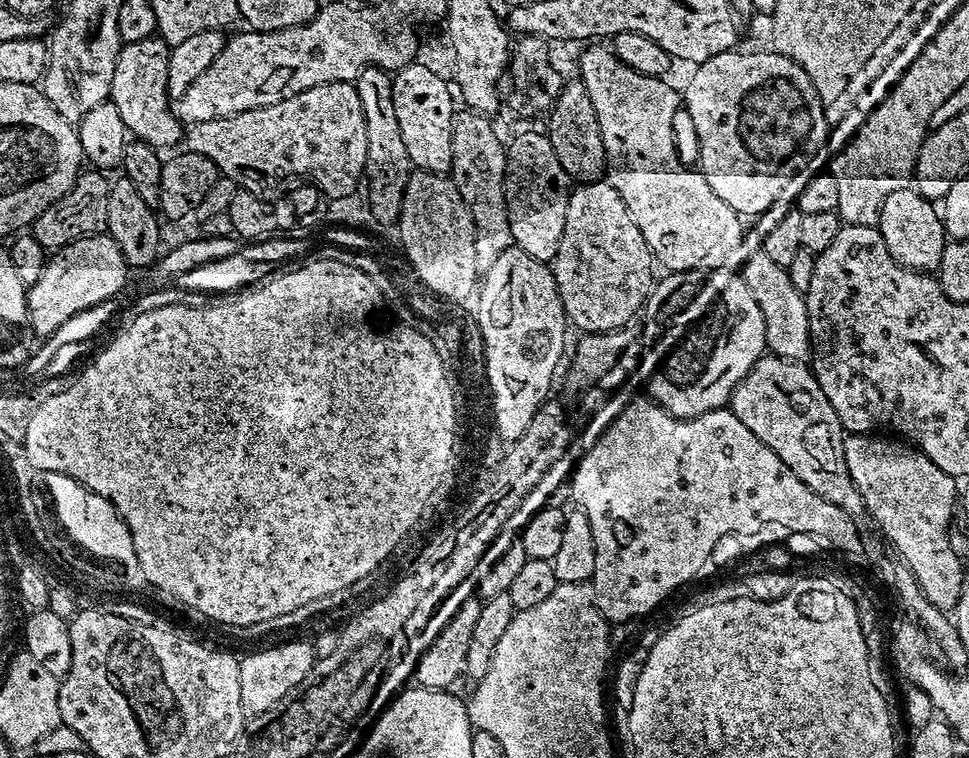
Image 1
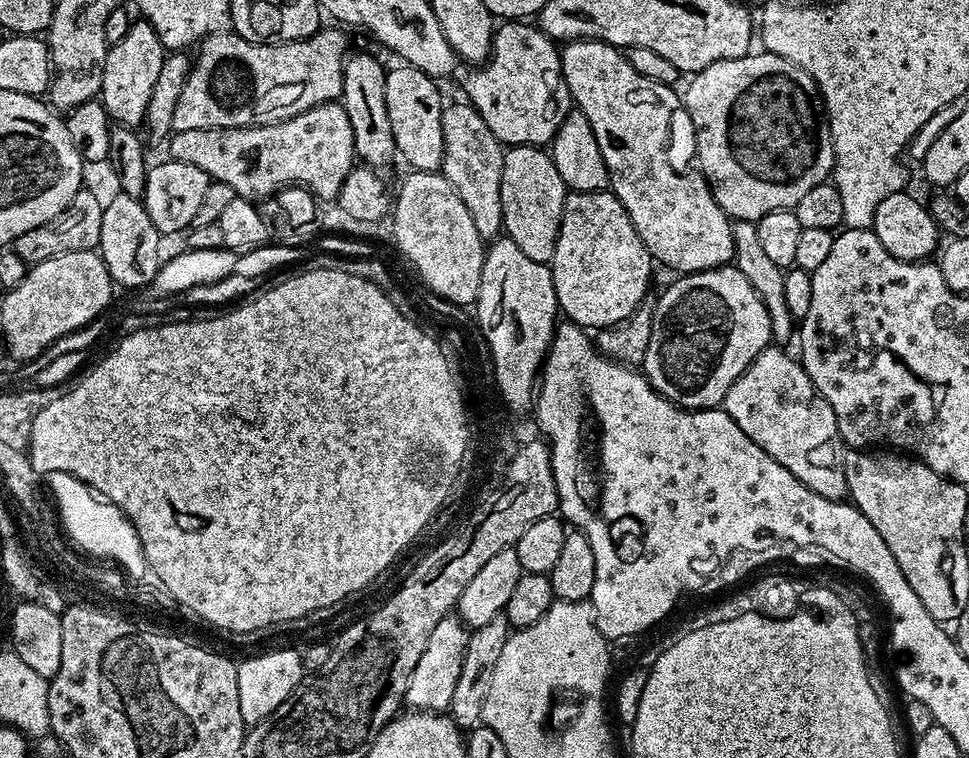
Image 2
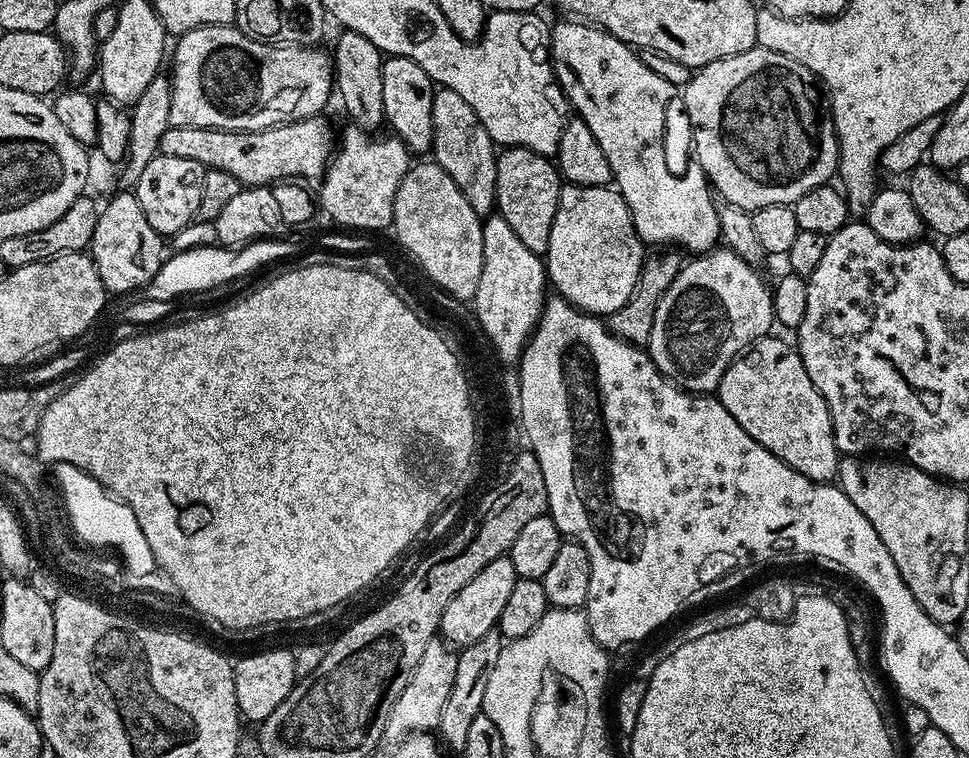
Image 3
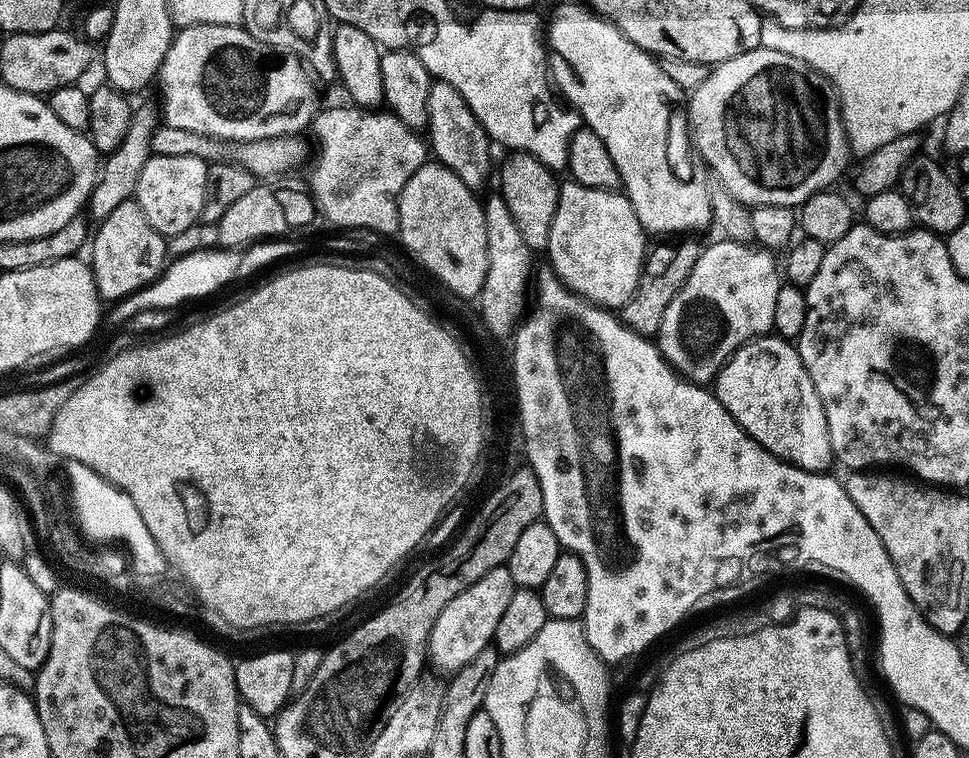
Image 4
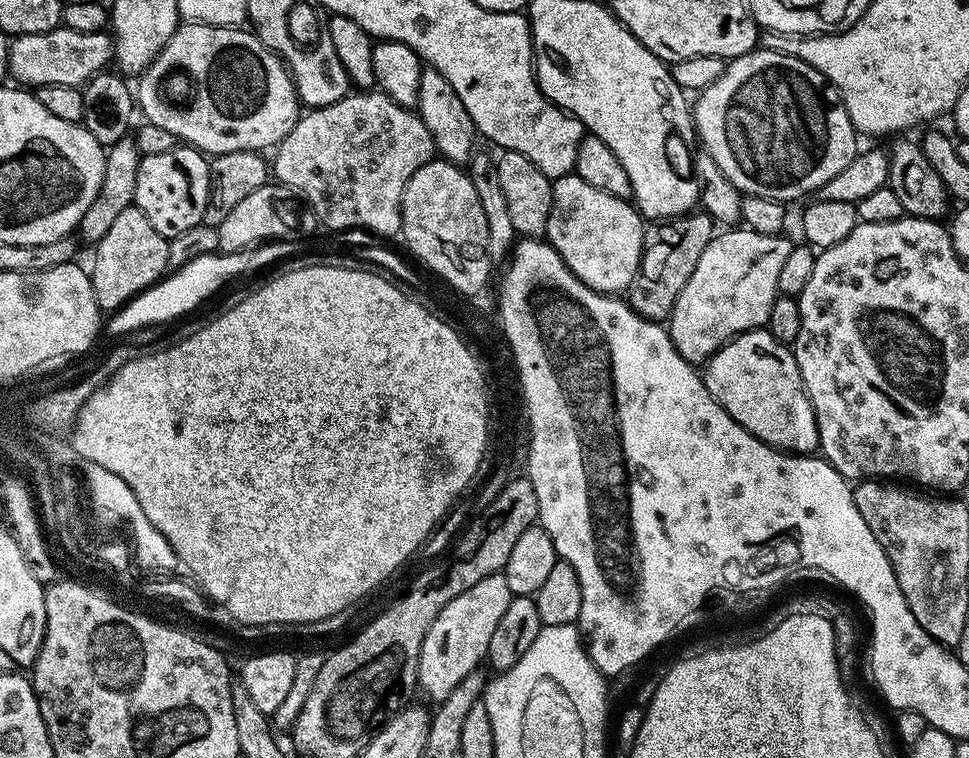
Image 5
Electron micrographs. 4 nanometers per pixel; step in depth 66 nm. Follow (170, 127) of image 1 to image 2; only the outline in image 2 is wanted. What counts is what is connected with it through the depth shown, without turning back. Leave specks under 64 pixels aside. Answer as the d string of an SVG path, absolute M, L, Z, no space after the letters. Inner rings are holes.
M147 22L141 24L141 28L130 29L117 44L115 41L109 47L104 78L99 90L109 117L115 118L121 125L133 130L139 129L139 124L141 127L145 123L150 98L154 94L155 83L158 82L158 76L162 74L162 66L166 59L164 44L152 25Z

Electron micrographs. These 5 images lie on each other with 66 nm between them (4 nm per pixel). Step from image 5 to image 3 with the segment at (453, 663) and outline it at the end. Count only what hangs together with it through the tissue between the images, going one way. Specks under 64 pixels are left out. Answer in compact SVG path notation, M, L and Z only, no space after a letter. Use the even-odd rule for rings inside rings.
M511 555L499 556L494 558L494 562L490 562L490 566L482 566L482 570L478 570L478 574L474 574L474 578L470 578L470 582L466 582L466 586L462 586L458 594L454 594L446 610L442 610L439 635L457 649L478 642L478 638L482 638L499 625L500 615L511 592L514 591L517 579Z

